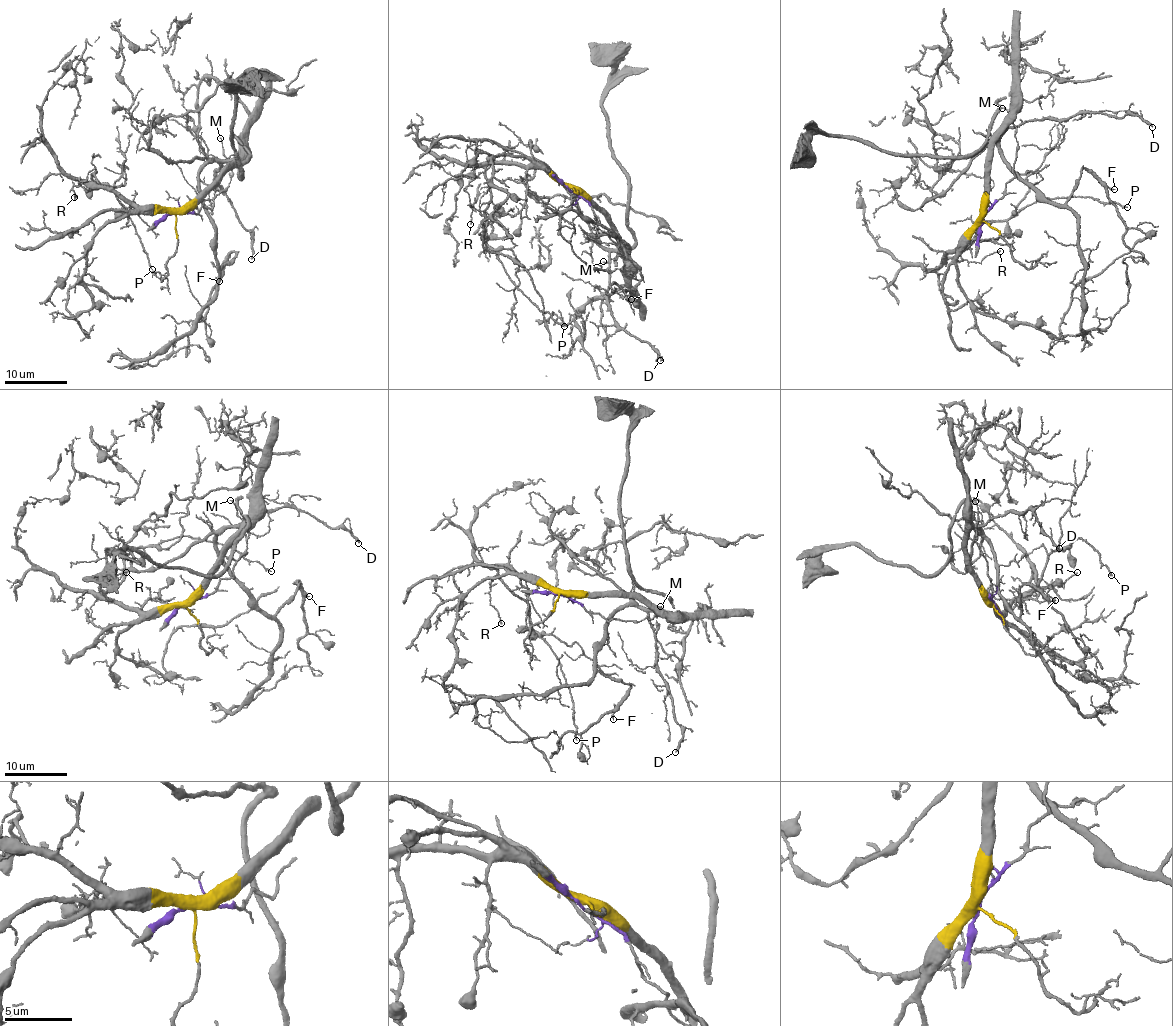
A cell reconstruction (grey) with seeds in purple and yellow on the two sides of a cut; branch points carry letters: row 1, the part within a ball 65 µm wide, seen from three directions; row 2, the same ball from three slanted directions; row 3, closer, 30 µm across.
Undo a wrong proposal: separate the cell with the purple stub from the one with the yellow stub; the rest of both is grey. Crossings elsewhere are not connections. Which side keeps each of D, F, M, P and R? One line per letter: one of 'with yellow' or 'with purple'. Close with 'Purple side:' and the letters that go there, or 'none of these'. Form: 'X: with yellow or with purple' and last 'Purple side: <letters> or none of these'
D: with yellow
F: with yellow
M: with purple
P: with yellow
R: with yellow
Purple side: M

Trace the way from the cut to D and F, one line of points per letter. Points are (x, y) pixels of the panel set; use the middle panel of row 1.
D: (570, 188), (608, 218), (620, 246), (610, 252), (608, 309), (615, 324), (647, 343), (660, 359)
F: (570, 188), (608, 218), (620, 246), (601, 248), (589, 239), (603, 232), (627, 247), (641, 280), (630, 300)

